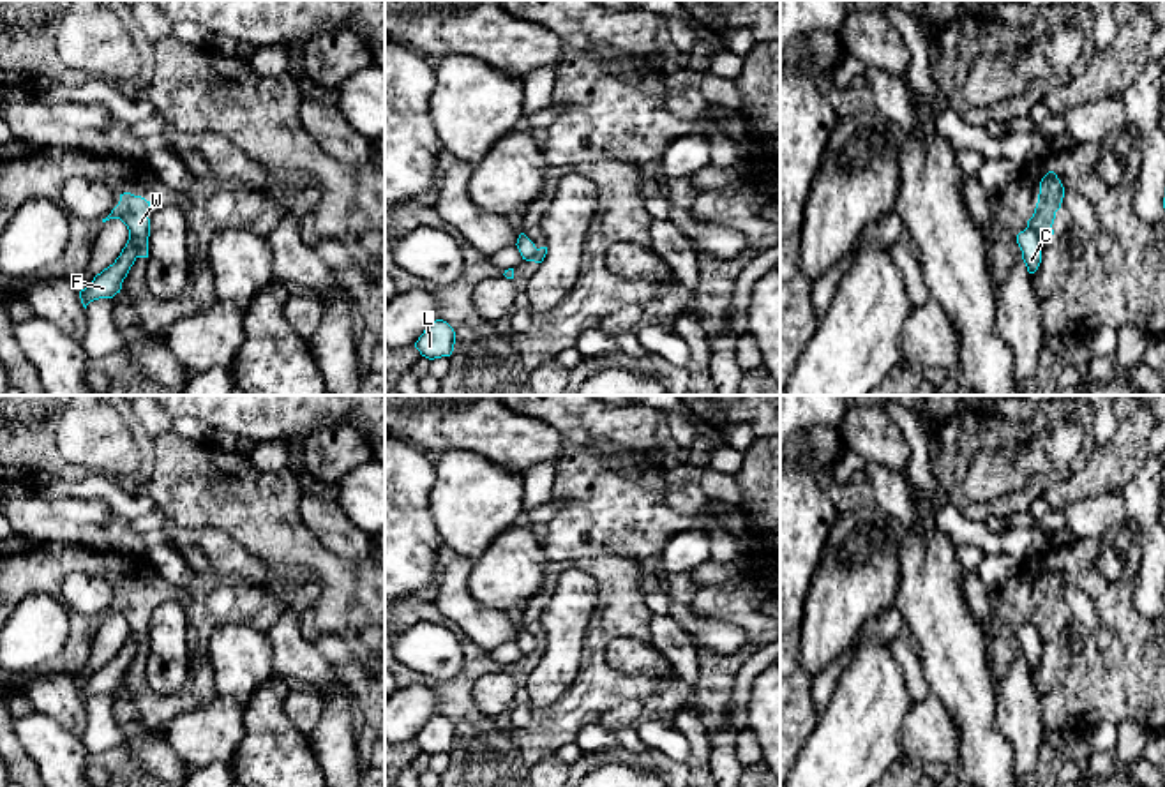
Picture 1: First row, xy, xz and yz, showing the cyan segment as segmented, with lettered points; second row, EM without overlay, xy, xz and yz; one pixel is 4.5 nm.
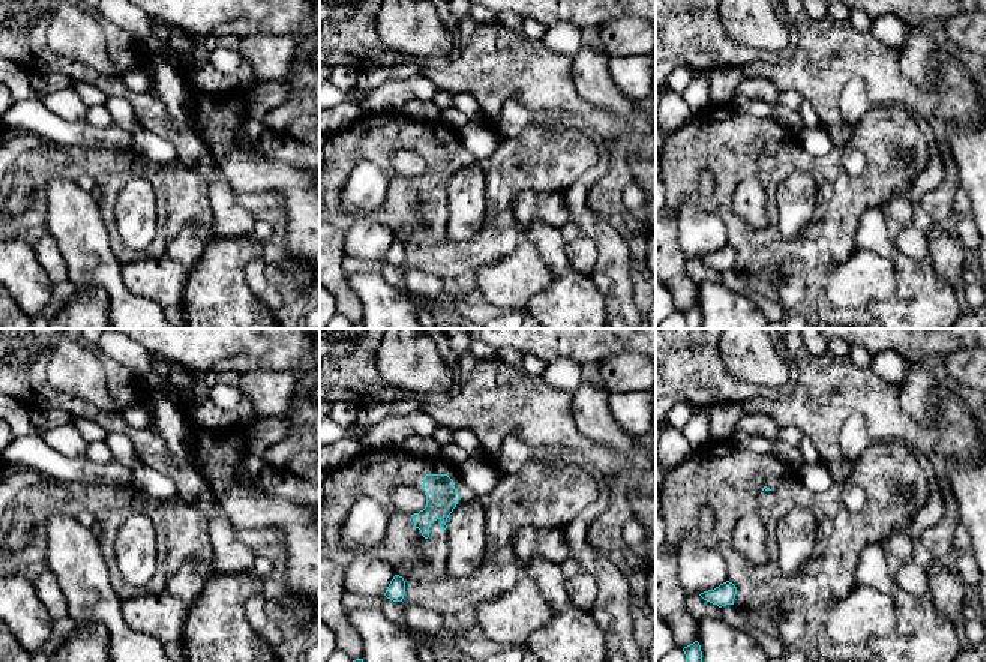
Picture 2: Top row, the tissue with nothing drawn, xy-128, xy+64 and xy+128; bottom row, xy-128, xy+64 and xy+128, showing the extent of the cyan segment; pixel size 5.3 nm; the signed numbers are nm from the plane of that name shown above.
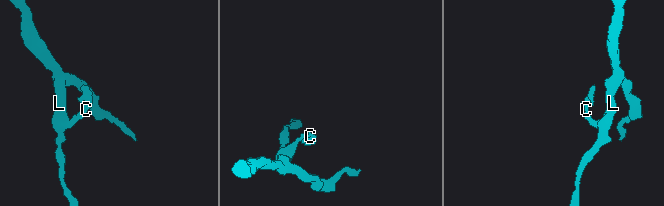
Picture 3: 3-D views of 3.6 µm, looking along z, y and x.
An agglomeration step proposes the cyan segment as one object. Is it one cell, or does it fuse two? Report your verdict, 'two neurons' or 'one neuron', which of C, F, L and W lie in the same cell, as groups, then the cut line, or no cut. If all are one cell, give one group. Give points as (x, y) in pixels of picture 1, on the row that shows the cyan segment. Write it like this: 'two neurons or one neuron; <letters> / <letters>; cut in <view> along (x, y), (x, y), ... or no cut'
two neurons; C F L / W; cut in xy along (129, 237), (138, 256)

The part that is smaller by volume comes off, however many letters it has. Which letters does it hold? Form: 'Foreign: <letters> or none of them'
Foreign: W

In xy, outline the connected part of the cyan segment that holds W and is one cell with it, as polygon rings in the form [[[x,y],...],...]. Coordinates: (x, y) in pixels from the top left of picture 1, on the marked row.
[[[131,192],[120,194],[118,205],[111,210],[111,214],[102,219],[102,222],[109,219],[120,219],[127,229],[129,238],[138,247],[138,258],[148,258],[148,236],[150,236],[150,219],[148,219],[150,201],[141,196],[134,196]]]

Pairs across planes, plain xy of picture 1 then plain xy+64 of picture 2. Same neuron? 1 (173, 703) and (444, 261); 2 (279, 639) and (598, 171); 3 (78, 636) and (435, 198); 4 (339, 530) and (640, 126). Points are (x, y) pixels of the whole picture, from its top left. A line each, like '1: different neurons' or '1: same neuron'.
1: same neuron
2: same neuron
3: same neuron
4: different neurons

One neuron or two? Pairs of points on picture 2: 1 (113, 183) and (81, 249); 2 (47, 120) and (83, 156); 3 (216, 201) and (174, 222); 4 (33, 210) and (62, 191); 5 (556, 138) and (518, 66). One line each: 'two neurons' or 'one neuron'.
1: two neurons
2: two neurons
3: two neurons
4: two neurons
5: two neurons

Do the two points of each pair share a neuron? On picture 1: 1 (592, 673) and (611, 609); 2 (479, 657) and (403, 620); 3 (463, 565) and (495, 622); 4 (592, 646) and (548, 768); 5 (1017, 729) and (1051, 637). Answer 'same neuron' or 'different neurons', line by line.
1: same neuron
2: same neuron
3: same neuron
4: different neurons
5: different neurons

